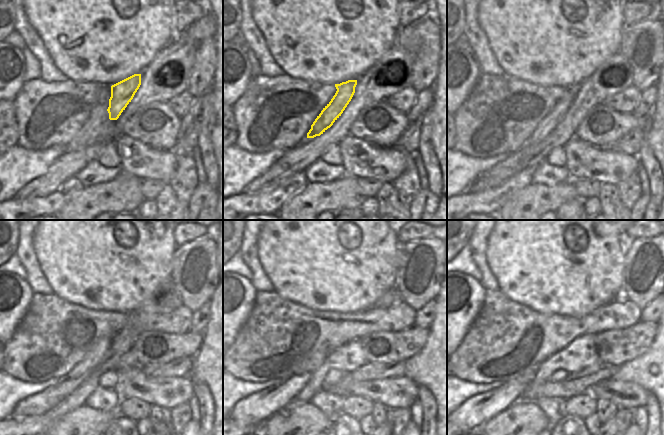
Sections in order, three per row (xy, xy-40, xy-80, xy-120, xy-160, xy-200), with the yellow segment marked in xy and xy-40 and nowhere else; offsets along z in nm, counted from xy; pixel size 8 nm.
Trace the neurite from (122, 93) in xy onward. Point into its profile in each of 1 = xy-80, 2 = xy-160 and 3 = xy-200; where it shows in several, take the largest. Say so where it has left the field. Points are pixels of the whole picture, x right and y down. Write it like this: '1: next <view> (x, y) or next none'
1: next xy-80 (545, 127)
2: next xy-160 (253, 410)
3: next xy-200 (473, 413)

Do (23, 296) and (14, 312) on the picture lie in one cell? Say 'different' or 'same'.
same

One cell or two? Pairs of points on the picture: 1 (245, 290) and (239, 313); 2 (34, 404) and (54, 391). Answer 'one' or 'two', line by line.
1: one
2: one

